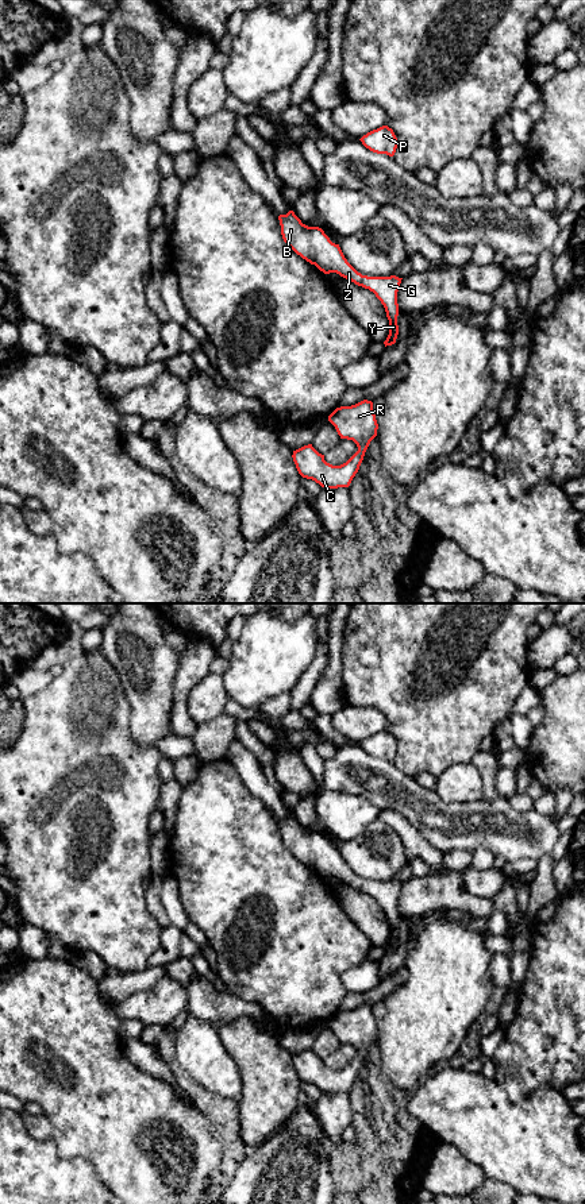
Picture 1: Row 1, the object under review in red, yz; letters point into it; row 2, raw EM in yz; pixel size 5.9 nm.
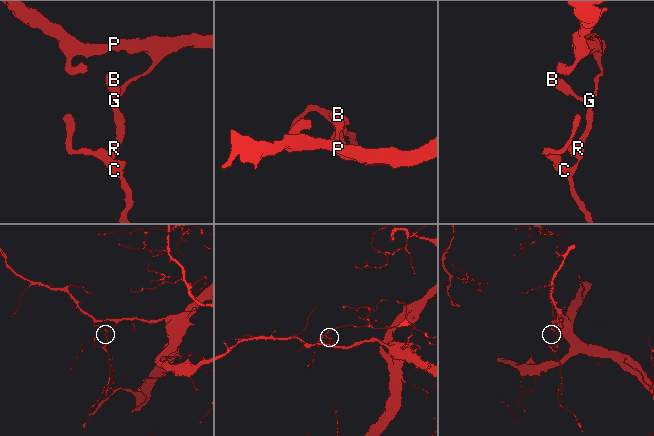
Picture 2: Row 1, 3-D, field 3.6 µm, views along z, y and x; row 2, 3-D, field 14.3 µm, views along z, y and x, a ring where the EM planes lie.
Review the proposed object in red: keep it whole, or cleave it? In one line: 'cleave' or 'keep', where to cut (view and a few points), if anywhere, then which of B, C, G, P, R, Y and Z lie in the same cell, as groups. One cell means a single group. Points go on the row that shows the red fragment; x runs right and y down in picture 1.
keep | no cut | B C G P R Y Z

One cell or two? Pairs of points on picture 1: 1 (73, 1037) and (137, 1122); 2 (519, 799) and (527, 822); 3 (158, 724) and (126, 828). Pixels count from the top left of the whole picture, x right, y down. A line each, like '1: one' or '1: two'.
1: one
2: two
3: two

